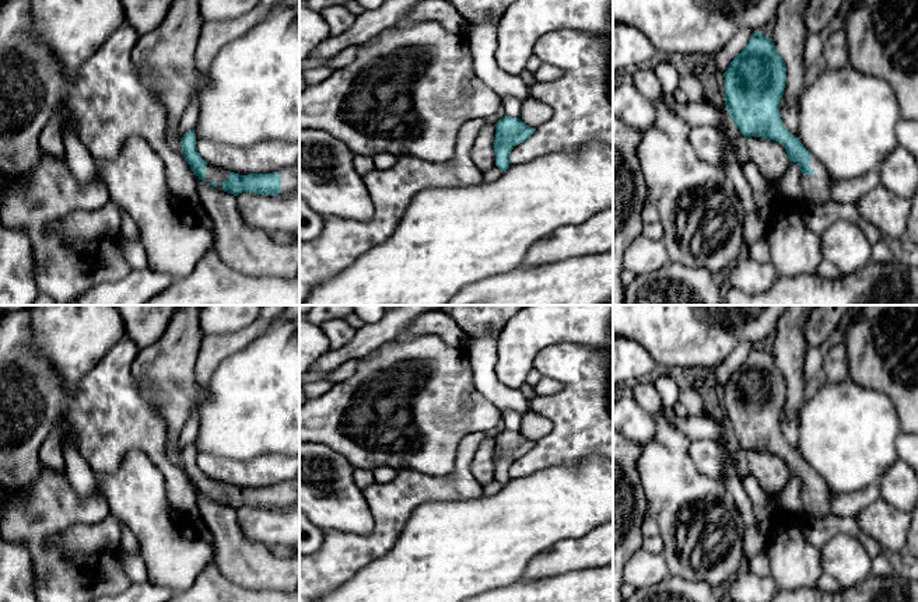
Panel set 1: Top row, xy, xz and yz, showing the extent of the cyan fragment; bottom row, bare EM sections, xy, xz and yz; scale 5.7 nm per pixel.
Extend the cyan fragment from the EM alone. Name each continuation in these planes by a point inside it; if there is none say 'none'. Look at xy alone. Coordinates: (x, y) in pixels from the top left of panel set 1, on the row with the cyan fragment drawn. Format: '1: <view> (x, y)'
1: xy (213, 174)

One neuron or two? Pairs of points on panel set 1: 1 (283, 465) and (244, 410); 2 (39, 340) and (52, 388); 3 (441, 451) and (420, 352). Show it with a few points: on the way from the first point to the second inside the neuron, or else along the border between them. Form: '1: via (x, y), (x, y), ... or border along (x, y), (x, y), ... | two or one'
1: border along (284, 455), (260, 454), (242, 461) | two
2: border along (30, 332), (27, 349), (49, 366), (63, 389) | two
3: via (435, 426), (435, 374) | one

